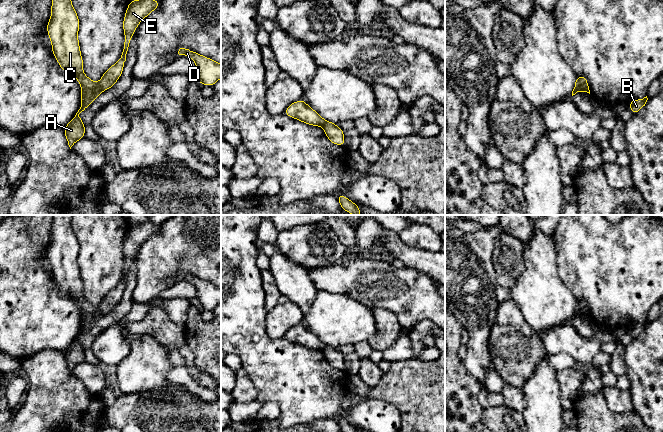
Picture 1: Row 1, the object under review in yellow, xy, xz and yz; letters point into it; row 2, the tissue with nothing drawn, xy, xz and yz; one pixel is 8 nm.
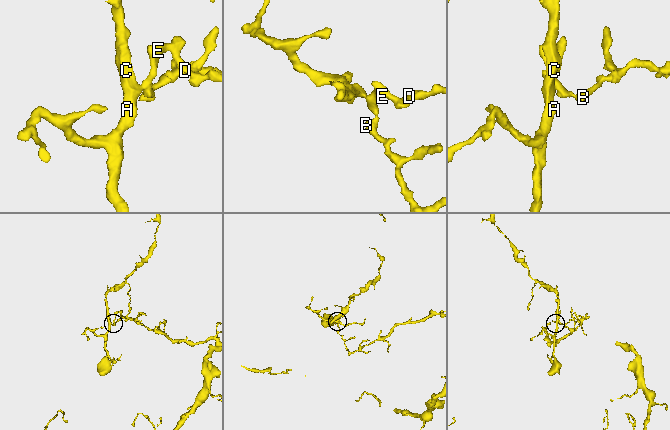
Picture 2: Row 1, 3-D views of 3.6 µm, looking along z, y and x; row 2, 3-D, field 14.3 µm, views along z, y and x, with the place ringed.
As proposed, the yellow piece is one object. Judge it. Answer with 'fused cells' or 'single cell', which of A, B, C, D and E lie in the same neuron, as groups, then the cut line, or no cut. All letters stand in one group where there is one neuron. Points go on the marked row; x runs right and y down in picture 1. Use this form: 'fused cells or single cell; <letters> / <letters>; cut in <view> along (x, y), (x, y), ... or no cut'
fused cells; A C / B D E; cut in xy along (98, 83), (103, 90)

